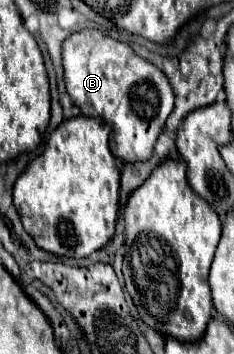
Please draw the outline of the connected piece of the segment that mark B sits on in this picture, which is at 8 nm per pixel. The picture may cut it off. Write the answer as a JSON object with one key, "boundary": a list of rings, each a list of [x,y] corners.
{"boundary":[[[82,29],[78,33],[72,33],[64,41],[62,51],[62,65],[64,65],[64,81],[68,95],[72,101],[82,109],[88,117],[102,117],[104,121],[112,123],[112,153],[114,157],[122,161],[148,161],[154,153],[154,145],[158,135],[162,133],[162,127],[172,113],[174,107],[174,93],[168,83],[168,77],[150,61],[136,55],[126,43],[114,41],[112,37],[106,37],[98,29]]]}

